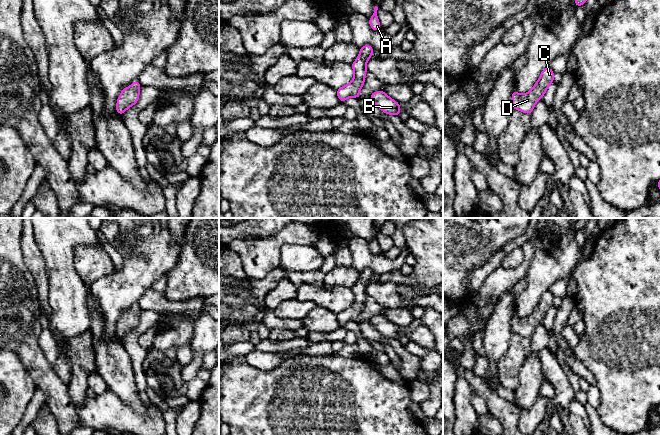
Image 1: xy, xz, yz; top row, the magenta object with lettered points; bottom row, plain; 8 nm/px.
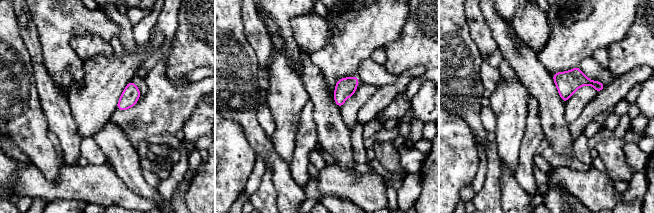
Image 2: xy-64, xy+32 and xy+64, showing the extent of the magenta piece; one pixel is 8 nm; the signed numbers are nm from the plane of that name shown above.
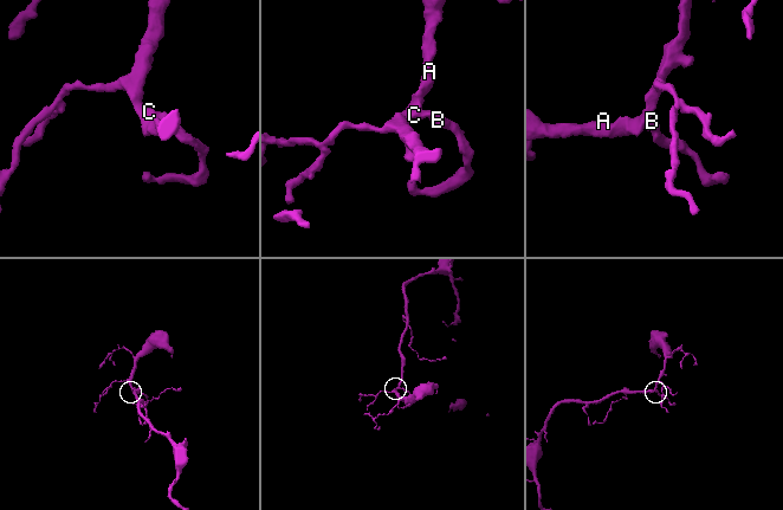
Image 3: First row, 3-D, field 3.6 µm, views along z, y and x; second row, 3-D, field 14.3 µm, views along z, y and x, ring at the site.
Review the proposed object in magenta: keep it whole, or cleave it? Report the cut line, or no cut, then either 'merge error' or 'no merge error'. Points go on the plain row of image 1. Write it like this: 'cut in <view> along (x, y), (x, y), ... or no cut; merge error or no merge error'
no cut; no merge error

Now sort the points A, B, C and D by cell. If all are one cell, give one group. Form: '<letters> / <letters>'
A B C D

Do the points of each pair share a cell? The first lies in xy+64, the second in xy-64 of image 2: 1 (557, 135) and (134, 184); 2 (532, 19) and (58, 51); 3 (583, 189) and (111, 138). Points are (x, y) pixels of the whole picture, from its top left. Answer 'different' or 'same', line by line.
1: same
2: different
3: different

